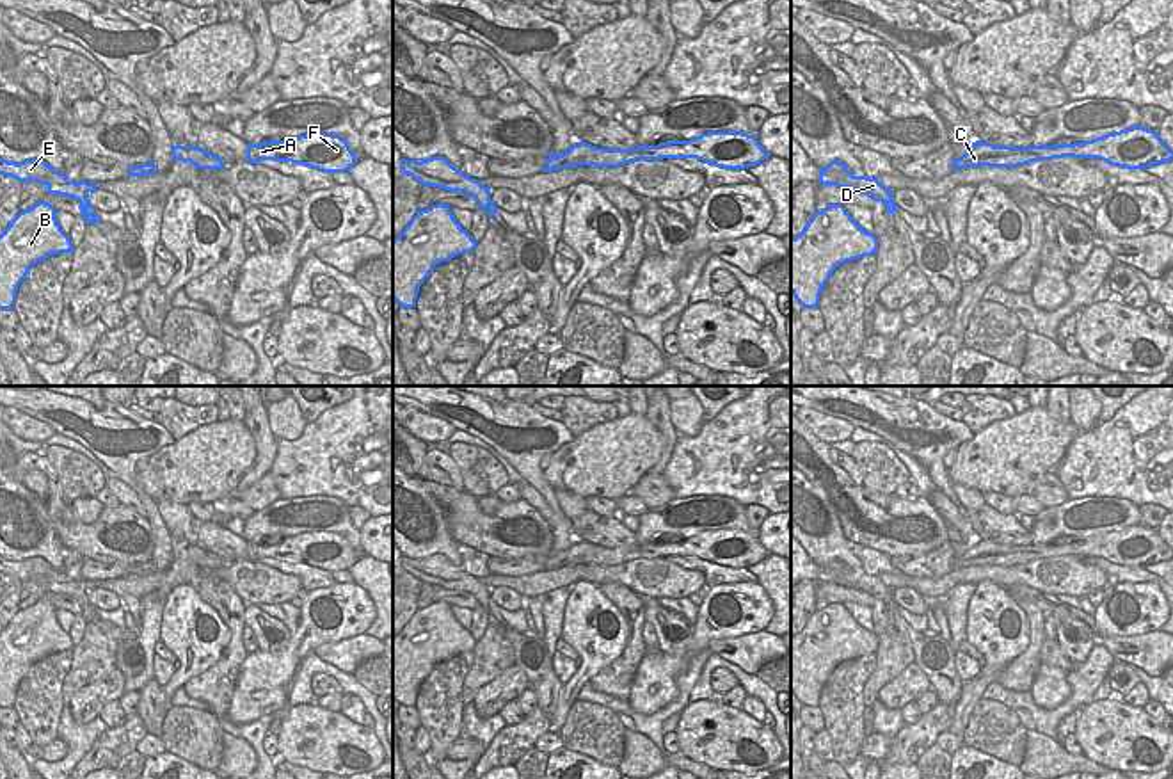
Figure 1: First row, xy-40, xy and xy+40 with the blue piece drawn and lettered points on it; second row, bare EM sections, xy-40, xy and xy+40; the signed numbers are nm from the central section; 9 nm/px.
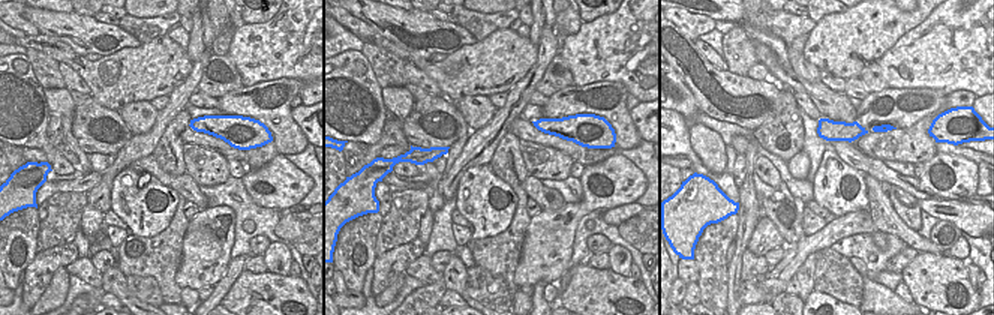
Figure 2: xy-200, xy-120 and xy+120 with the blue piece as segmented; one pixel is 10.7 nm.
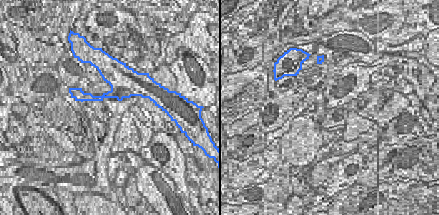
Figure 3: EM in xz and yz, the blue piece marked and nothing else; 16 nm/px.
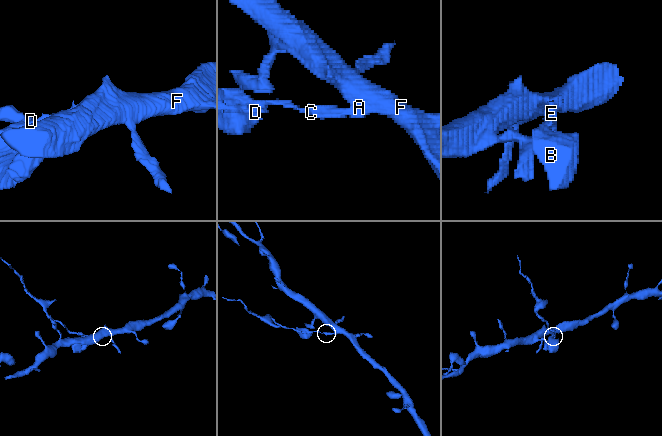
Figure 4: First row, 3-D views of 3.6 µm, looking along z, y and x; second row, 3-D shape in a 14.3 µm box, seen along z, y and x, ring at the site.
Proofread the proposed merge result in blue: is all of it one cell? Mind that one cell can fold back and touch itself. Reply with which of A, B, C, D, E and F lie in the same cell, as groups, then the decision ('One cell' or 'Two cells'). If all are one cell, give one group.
Groups: A F / B C D E. Two cells

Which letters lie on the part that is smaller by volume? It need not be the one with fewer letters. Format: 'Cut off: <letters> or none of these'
Cut off: B, C, D, E

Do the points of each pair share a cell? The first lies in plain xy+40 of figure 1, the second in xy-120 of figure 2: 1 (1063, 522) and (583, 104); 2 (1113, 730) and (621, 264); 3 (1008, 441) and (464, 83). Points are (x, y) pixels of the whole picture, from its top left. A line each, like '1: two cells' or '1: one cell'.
1: one cell
2: two cells
3: one cell

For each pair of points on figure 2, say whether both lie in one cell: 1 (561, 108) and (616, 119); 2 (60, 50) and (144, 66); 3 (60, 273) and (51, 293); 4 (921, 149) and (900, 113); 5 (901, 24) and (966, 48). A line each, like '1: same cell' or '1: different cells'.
1: same cell
2: same cell
3: same cell
4: different cells
5: different cells

